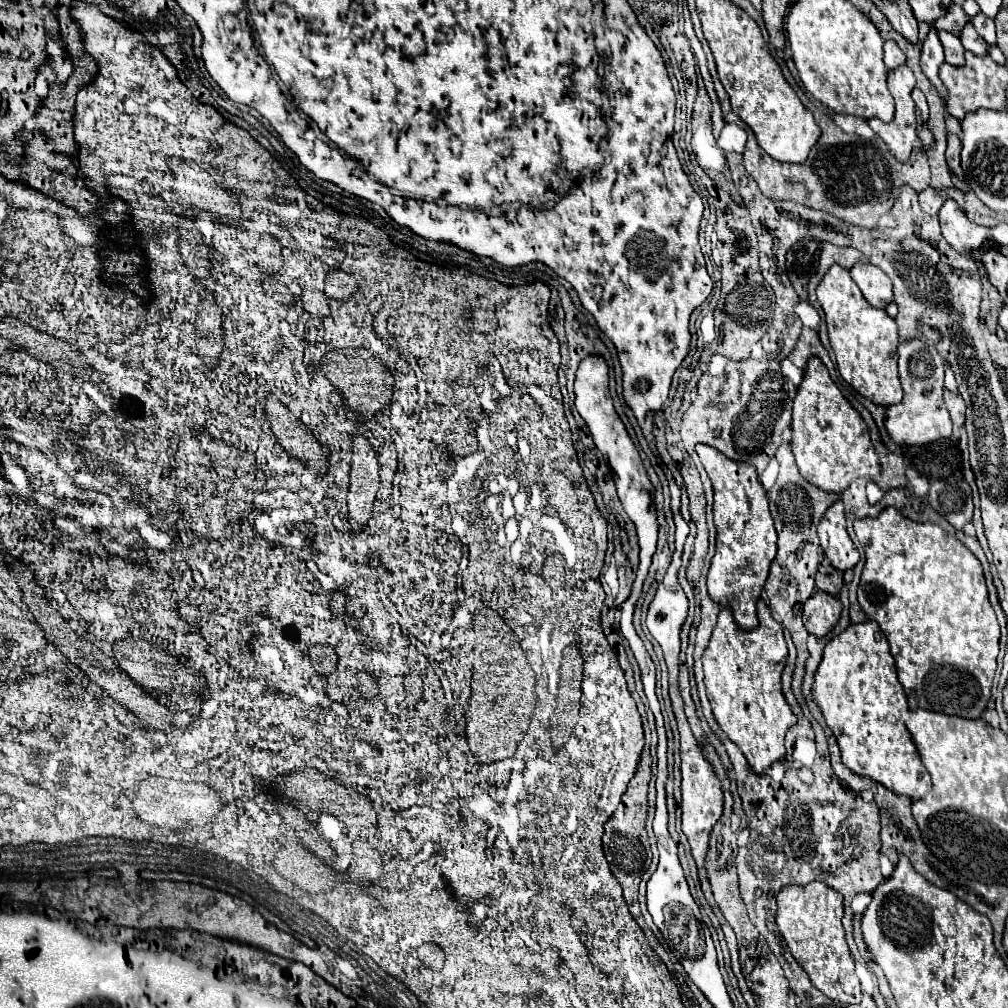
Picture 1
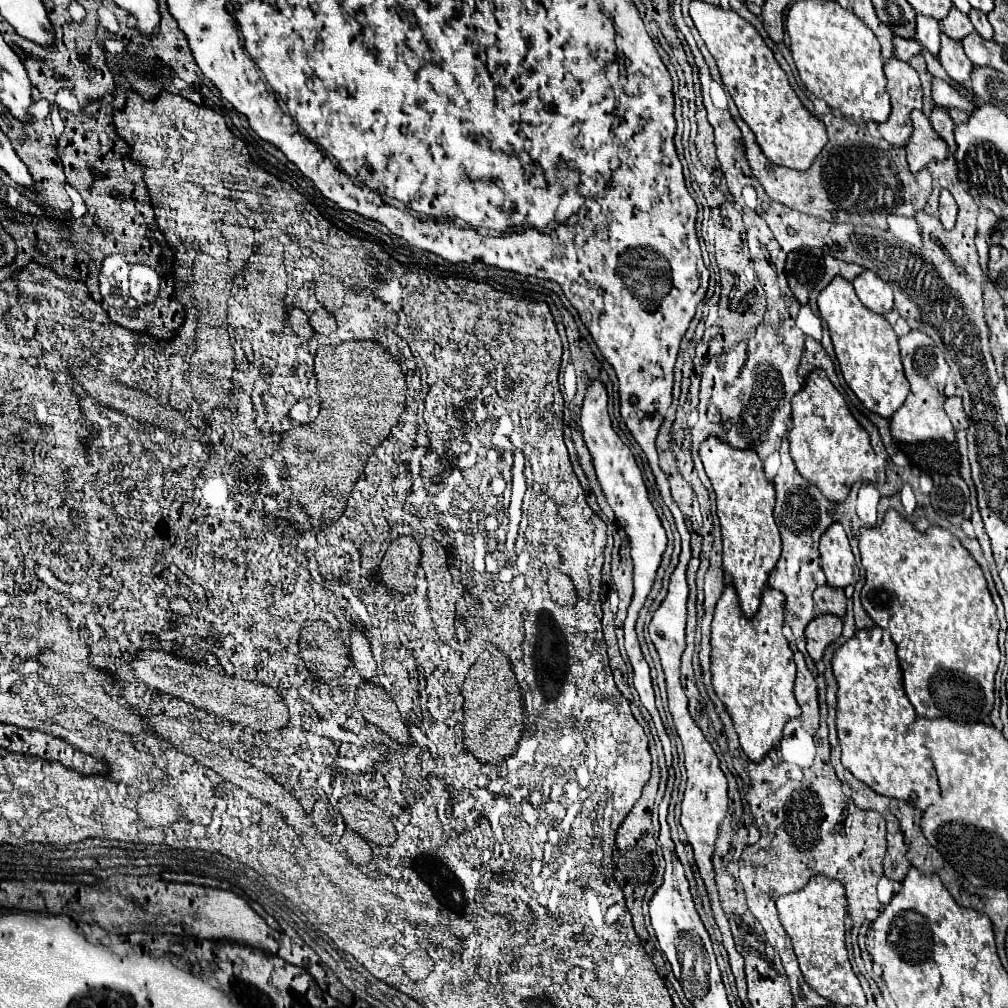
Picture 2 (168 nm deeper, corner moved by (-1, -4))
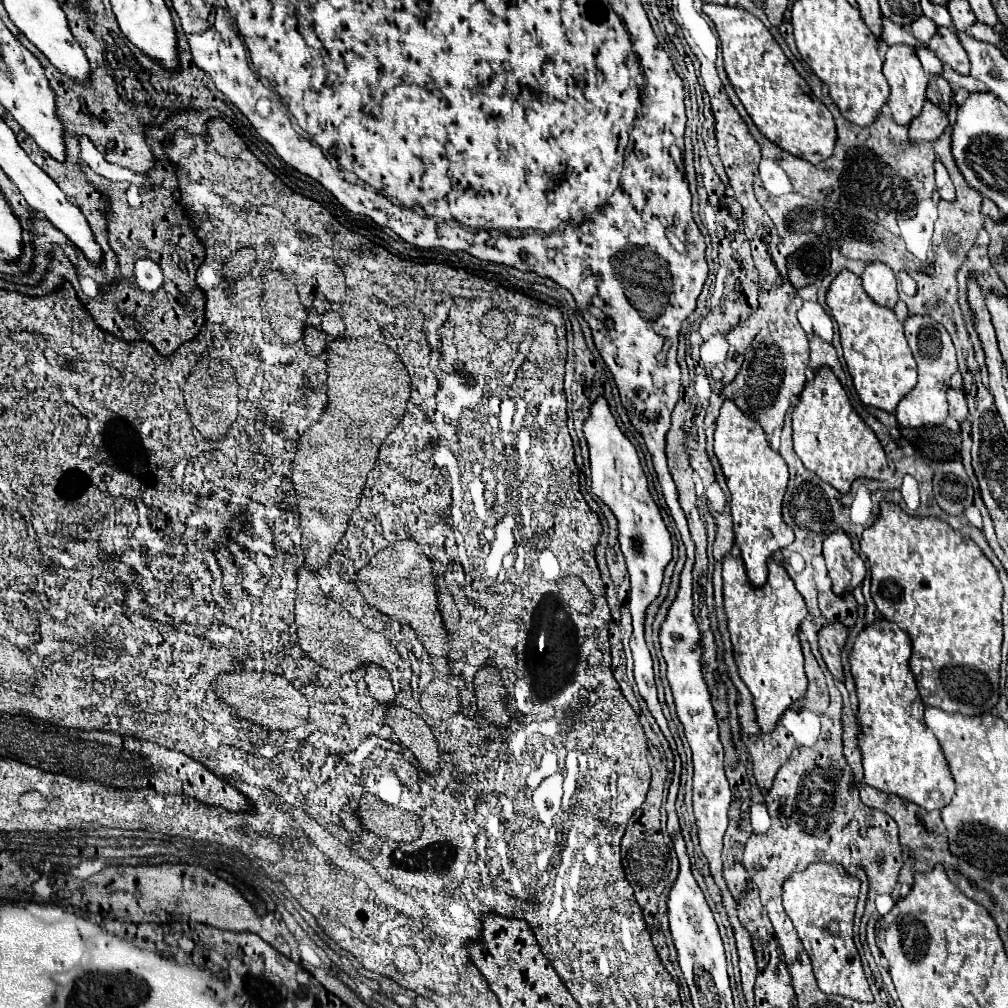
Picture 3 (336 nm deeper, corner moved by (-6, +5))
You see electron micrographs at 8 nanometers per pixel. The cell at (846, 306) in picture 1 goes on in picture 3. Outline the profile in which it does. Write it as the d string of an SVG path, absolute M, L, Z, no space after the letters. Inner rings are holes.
M842 270L830 284L826 304L840 326L840 338L854 388L866 406L894 412L898 400L916 386L916 360L904 338L902 322L890 308L878 306L862 288L860 276Z

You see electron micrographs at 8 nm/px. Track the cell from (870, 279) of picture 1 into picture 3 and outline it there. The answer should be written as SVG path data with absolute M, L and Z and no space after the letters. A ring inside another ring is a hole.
M872 262L866 266L862 274L864 290L866 294L880 306L884 308L894 308L898 302L898 292L896 292L896 276L890 266L884 262Z

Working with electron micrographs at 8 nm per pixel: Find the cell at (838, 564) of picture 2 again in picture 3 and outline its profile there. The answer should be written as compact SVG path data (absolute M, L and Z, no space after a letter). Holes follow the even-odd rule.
M838 530L824 540L824 560L828 576L832 580L832 592L844 596L862 584L866 576L866 566L860 556L852 550L850 538Z

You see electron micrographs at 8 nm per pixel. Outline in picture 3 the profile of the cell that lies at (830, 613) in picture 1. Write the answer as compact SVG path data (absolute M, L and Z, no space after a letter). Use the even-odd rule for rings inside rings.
M840 622L826 624L818 634L822 658L828 666L828 670L832 672L832 676L840 682L844 682L844 668L842 668L840 654L842 654L842 648L846 644L846 638L848 638L848 628Z

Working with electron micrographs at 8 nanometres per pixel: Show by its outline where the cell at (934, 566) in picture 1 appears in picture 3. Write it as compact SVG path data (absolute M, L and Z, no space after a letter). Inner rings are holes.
M880 502L876 522L862 532L862 552L868 556L872 574L872 600L880 614L896 622L912 640L910 668L926 706L944 712L986 714L998 704L998 668L1002 648L1002 582L994 564L966 536L940 518L908 516L898 504Z

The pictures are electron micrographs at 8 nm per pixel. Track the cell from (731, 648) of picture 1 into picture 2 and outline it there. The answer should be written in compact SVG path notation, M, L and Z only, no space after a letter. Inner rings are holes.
M729 585L717 601L711 625L711 685L731 715L745 755L755 763L777 747L785 723L801 713L793 697L793 651L781 633L783 601L783 593L765 587L757 615L747 619L739 609L735 589Z

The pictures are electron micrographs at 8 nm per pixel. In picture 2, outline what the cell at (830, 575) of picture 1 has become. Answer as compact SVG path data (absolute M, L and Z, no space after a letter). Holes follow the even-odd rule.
M821 585L813 591L813 599L821 613L833 613L837 617L845 615L845 591L831 589L829 585Z

